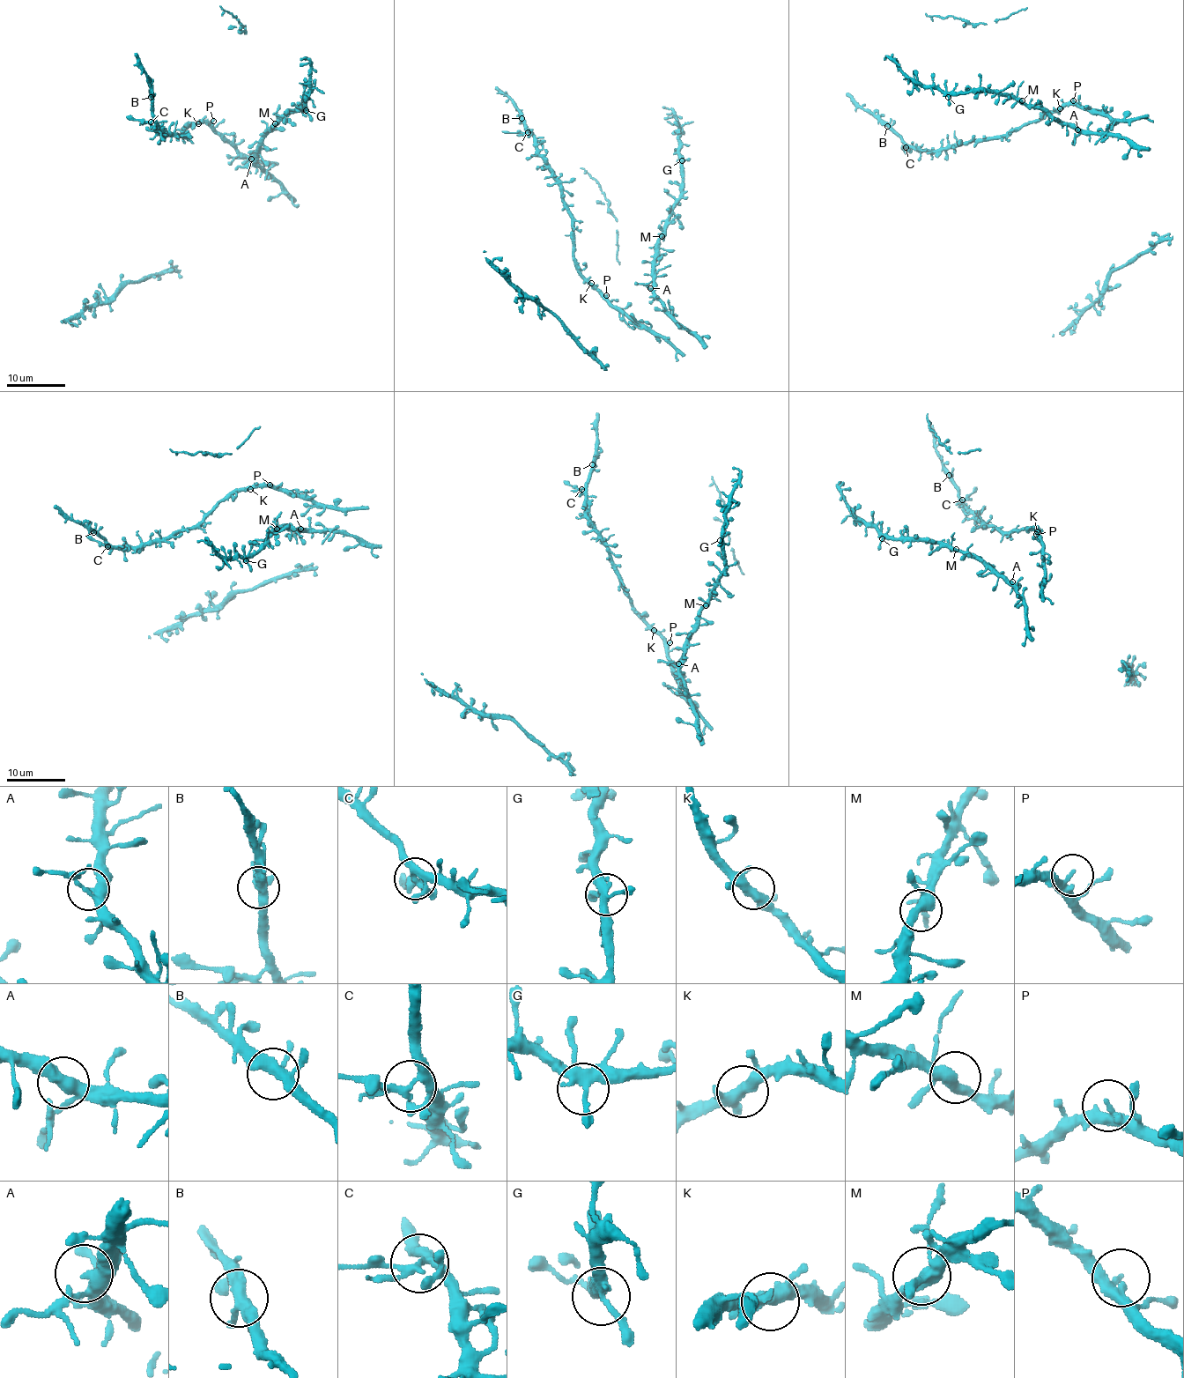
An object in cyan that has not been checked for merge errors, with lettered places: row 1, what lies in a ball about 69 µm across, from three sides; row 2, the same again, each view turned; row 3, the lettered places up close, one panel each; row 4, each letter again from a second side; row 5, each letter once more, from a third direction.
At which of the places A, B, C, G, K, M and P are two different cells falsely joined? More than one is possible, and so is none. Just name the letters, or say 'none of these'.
C

